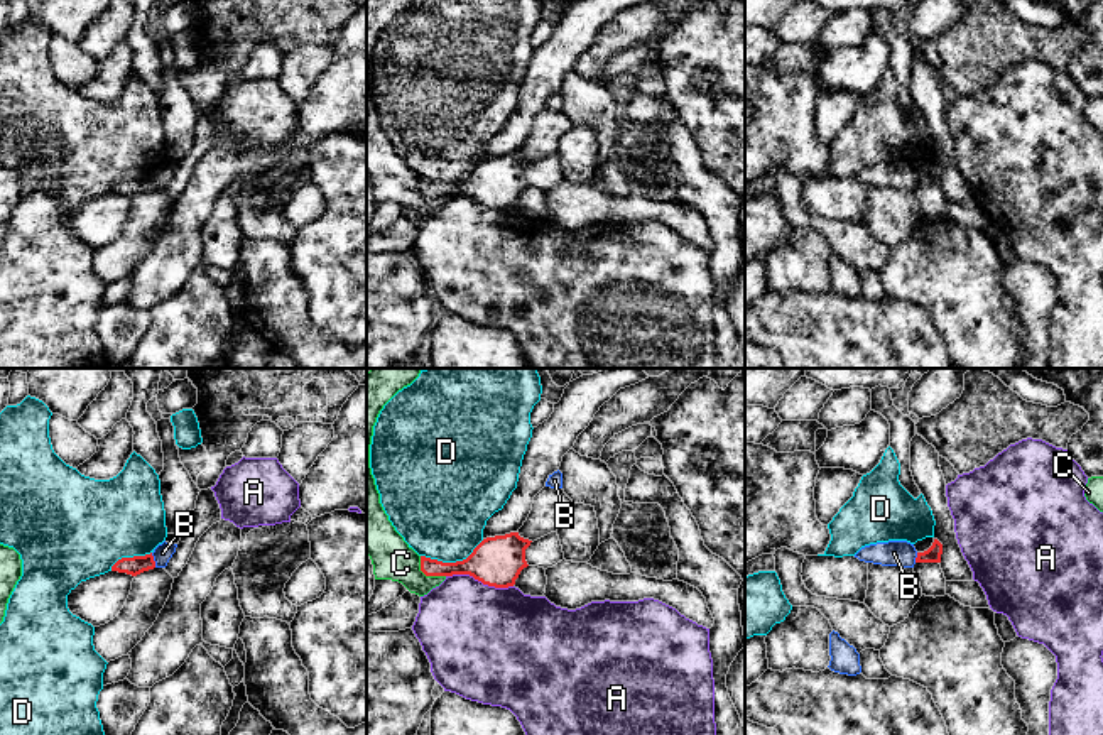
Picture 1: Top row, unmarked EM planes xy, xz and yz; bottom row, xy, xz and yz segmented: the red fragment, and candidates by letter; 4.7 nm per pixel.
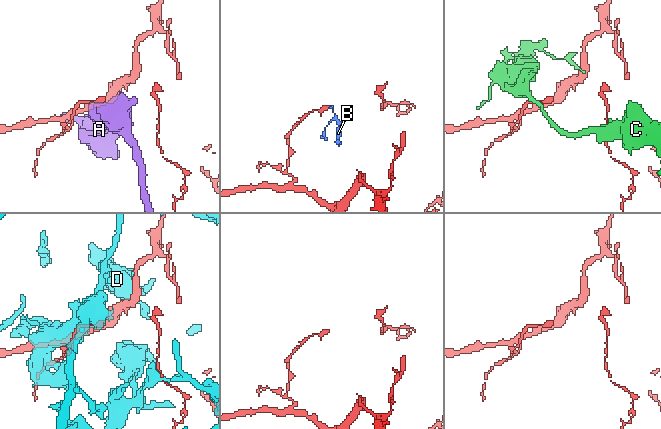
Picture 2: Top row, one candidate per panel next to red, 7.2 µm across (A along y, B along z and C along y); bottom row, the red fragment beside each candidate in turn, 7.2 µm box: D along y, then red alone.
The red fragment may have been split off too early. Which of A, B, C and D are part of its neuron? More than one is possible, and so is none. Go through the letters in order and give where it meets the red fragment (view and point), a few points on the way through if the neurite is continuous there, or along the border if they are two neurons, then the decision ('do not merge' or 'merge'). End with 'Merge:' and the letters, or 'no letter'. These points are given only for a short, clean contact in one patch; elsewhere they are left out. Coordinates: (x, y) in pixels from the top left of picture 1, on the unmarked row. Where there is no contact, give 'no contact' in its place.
A: contact xz (480, 201); do not merge
B: contact xy (152, 181); border xy (151, 174), (156, 188); do not merge
C: contact xz (426, 196); do not merge
D: contact xz (451, 185); do not merge
Merge: no letter

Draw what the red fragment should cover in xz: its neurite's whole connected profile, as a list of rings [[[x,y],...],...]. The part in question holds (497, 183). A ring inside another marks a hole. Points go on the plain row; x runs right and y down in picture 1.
[[[519,154],[483,161],[473,174],[456,184],[443,184],[421,177],[421,193],[426,198],[470,196],[483,206],[508,210],[515,206],[520,193],[527,189],[525,171],[532,162]]]

